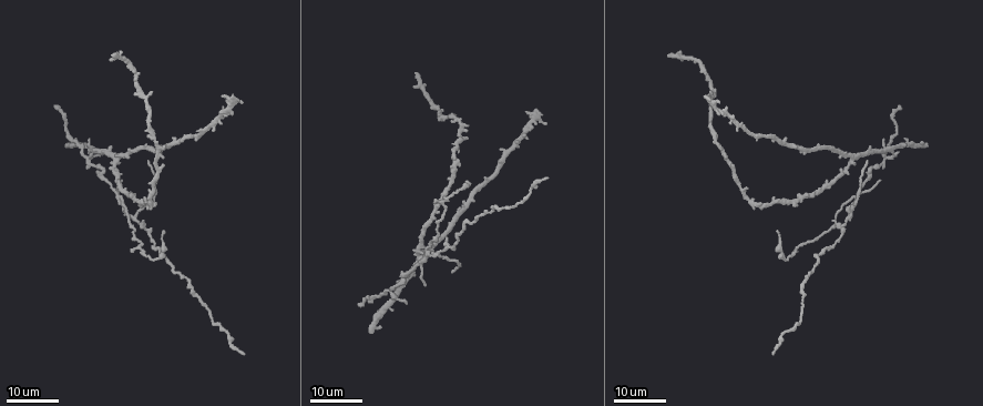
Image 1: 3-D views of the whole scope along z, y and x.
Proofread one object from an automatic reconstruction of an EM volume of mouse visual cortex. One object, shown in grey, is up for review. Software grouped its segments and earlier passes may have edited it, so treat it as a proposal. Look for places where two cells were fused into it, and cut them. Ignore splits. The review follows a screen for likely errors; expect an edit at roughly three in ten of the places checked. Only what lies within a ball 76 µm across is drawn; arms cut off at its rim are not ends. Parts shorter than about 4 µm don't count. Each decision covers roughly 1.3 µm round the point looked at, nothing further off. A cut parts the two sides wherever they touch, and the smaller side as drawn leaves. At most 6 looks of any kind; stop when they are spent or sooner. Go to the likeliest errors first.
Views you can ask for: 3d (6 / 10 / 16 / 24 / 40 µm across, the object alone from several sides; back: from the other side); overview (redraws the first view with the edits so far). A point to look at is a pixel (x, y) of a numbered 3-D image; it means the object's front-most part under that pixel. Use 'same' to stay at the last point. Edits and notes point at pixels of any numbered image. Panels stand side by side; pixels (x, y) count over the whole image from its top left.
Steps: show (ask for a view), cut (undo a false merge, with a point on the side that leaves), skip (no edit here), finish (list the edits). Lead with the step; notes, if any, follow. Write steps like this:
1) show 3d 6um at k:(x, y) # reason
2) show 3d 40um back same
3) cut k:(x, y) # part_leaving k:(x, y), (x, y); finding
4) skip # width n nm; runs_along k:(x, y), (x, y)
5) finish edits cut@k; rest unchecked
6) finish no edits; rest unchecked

show 3d 24um at 1:(85, 160)

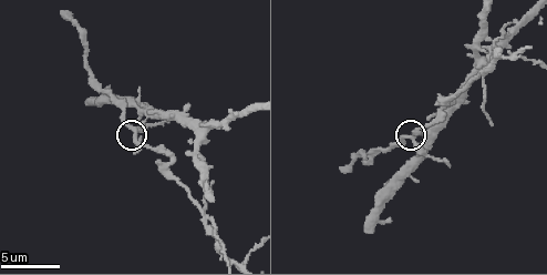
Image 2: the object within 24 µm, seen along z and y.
show 3d 6um at 2:(414, 137)

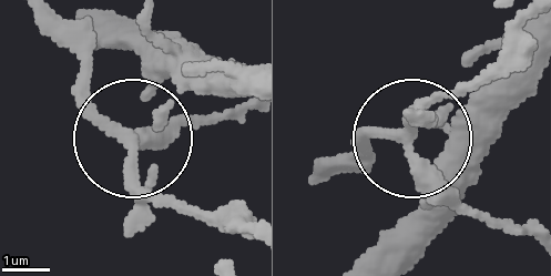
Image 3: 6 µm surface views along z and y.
skip # width 220 nm; runs_along 3:(253, 94), (193, 90), (130, 130), (42, 23); one cell here

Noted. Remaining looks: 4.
show 3d 16um at 2:(520, 53) # thin arm on a thick one

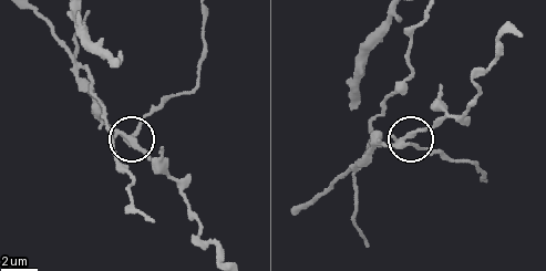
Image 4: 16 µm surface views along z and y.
cut 4:(150, 113) # width 270 nm; a second cell is stuck on

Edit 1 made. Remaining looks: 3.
show 3d 16um at 2:(208, 220)

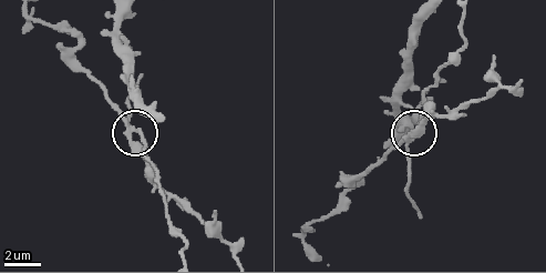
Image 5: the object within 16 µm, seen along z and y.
show 3d 16um back at 5:(136, 130)

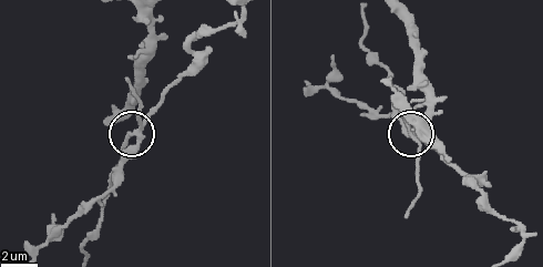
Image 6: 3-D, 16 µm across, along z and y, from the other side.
cut 6:(416, 162) # width 220 nm; a second cell is stuck on

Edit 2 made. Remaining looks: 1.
finish edits cut@4, cut@6; rest unchecked

